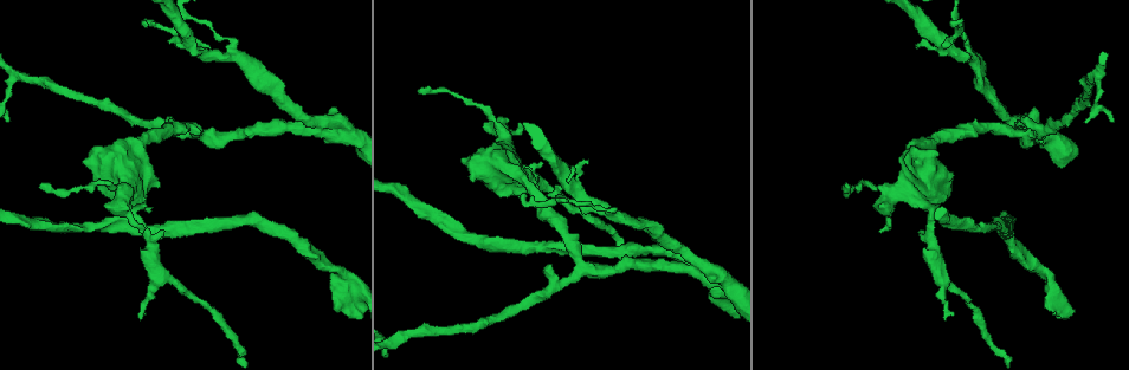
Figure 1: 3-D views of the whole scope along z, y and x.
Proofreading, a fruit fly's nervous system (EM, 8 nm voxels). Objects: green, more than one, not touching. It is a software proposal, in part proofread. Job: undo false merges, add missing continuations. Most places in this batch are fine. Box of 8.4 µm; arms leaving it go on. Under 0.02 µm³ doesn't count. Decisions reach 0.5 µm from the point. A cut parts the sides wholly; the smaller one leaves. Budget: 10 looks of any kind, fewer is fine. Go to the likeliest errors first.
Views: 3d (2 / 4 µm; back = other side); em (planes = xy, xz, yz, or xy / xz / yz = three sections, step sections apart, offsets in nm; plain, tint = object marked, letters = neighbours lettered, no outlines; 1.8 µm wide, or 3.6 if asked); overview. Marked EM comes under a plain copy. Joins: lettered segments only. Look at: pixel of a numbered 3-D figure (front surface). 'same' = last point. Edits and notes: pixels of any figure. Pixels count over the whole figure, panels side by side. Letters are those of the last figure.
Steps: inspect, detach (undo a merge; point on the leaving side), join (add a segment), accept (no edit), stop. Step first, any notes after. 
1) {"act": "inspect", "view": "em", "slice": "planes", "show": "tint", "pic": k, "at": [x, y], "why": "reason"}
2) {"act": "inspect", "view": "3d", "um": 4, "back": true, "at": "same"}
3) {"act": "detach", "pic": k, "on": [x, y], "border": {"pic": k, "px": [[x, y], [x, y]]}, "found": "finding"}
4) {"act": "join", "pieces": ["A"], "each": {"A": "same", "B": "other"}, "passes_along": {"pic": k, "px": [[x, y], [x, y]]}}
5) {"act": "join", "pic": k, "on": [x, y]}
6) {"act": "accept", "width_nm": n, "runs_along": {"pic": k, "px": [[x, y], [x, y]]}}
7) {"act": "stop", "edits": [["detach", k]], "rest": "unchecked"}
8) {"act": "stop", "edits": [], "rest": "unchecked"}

{"act": "inspect", "view": "em", "slice": "planes", "show": "tint", "pic": 1, "at": [302, 128], "why": "two arms at a narrow angle"}

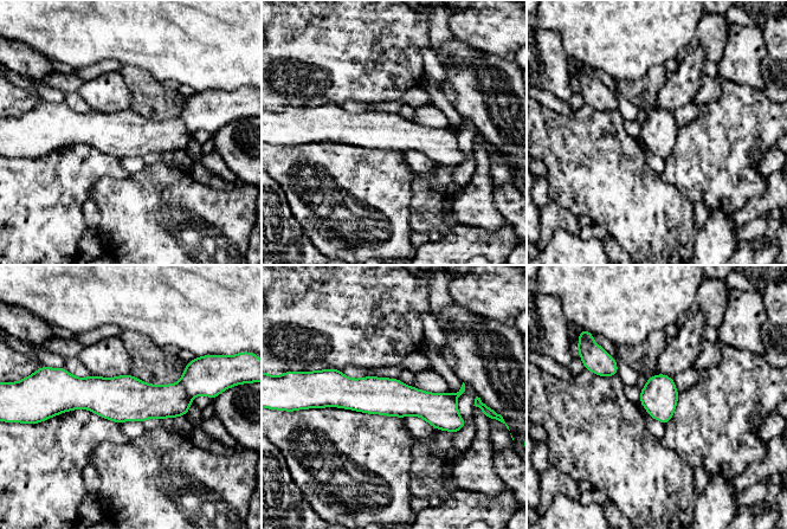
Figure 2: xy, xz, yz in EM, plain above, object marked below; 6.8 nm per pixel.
{"act": "inspect", "view": "em", "slice": "planes", "show": "letters", "at": "same"}

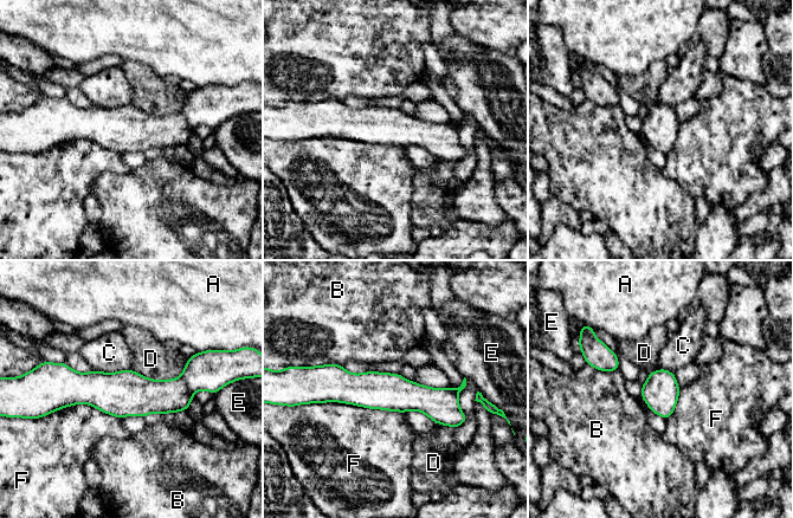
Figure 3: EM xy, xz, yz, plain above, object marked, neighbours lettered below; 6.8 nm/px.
{"act": "accept", "each": {"A": "other", "B": "other", "C": "other", "D": "other", "E": "other", "F": "other"}, "runs_along": {"pic": 3, "px": [[200, 380], [179, 392], [59, 387]]}, "found": "all the same neuron"}

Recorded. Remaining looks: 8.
{"act": "inspect", "view": "em", "slice": "xz", "step": 4, "show": "letters", "pic": 1, "at": [944, 43], "why": "three arms meet"}

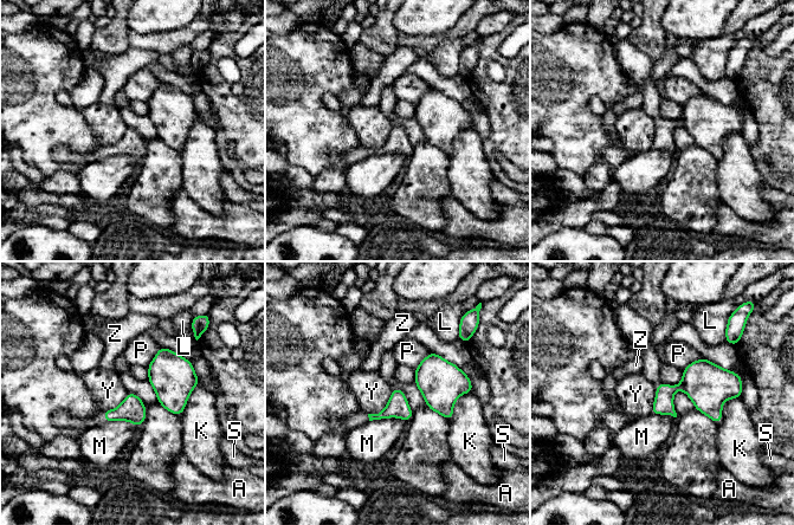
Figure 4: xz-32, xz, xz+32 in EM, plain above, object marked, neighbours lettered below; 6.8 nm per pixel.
{"act": "inspect", "view": "em", "slice": "planes", "show": "letters", "at": "same"}

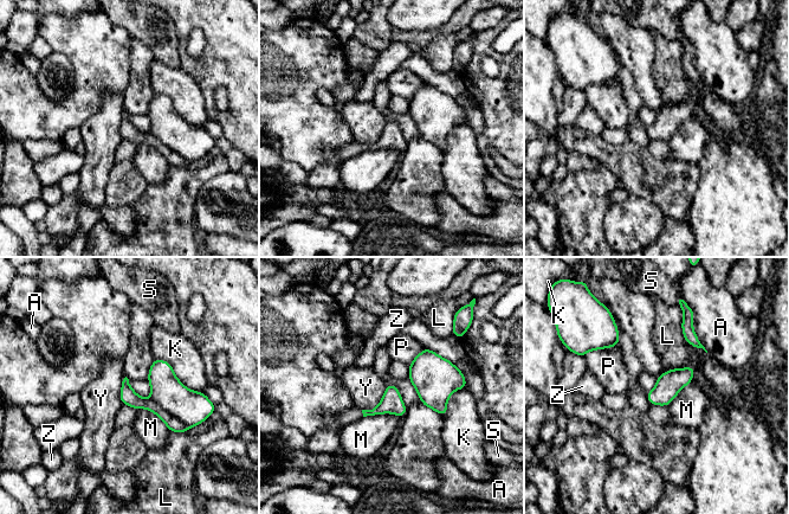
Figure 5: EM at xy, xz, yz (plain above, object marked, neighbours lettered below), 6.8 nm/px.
{"act": "accept", "longest_contact_nm": ["K", 400], "each": {"A": "other", "K": "other", "L": "other", "M": "other", "P": "other", "S": "other", "Y": "other", "Z": "other"}, "border": {"pic": 5, "px": [[387, 385], [381, 400], [362, 410]]}, "found": "all the same neuron"}

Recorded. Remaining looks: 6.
{"act": "inspect", "view": "em", "um": 3.6, "slice": "planes", "show": "letters", "pic": 1, "at": [881, 230], "why": "branch stops here"}

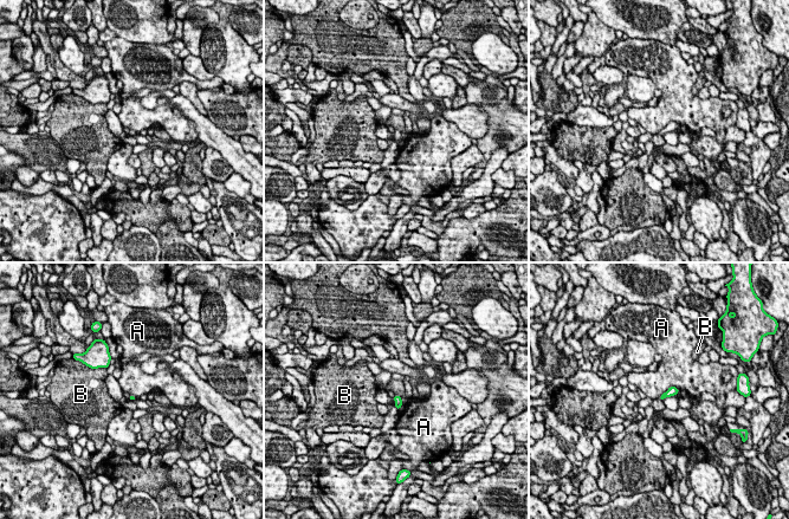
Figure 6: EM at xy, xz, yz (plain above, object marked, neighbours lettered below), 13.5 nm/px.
{"act": "accept", "each": {"A": "other", "B": "other"}, "border": {"pic": 6, "px": [[679, 389], [670, 387], [658, 399]]}, "found": "no lettered segment goes on from it"}

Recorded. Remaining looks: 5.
{"act": "inspect", "view": "em", "slice": "xz", "step": 4, "show": "tint", "pic": 1, "at": [340, 292], "why": "sharp bend"}

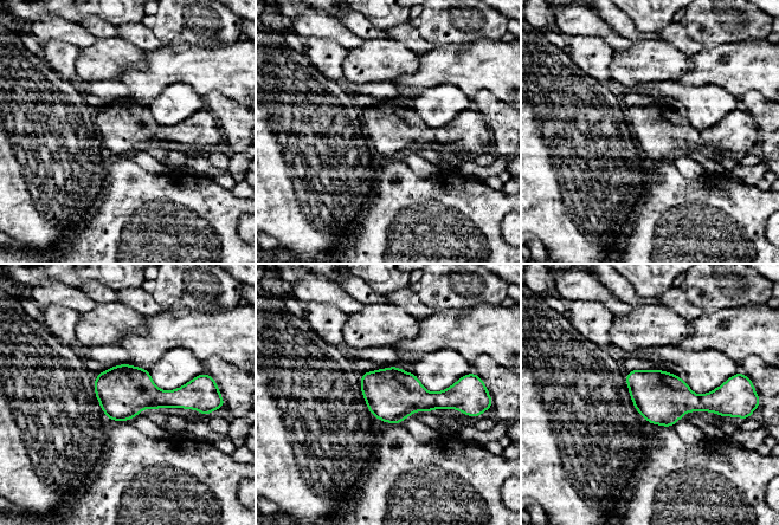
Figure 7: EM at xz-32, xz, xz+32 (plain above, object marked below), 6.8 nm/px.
{"act": "inspect", "view": "em", "slice": "yz", "step": 8, "show": "tint", "at": "same"}

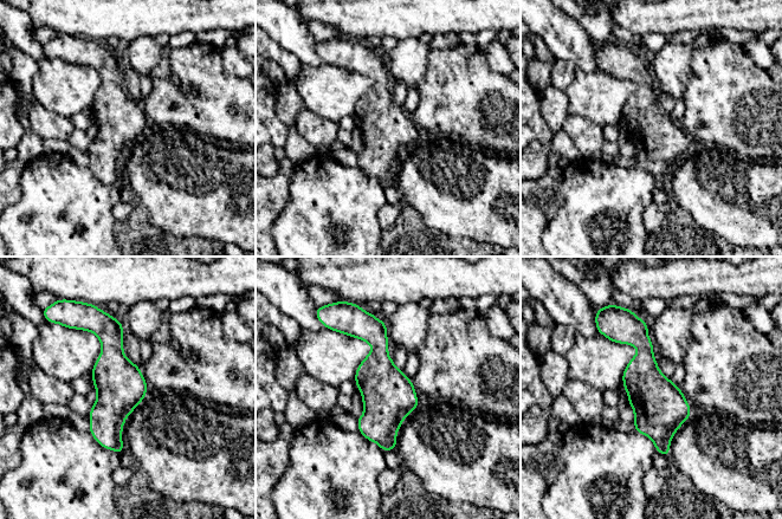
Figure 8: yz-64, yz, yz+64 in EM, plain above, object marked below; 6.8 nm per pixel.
{"act": "inspect", "view": "em", "slice": "yz", "step": 8, "show": "letters", "at": "same"}

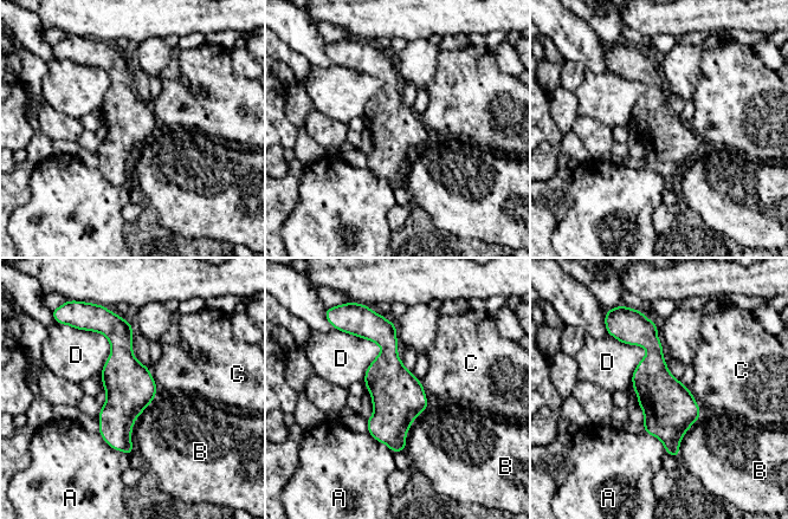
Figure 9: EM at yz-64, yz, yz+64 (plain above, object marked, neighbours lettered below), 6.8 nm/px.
{"act": "accept", "each": {"A": "other", "B": "other", "C": "other", "D": "other"}, "border": {"pic": 9, "px": [[157, 387], [134, 422], [133, 451]]}, "found": "one neuron here"}

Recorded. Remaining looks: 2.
{"act": "stop", "edits": [], "rest": "unchecked"}

